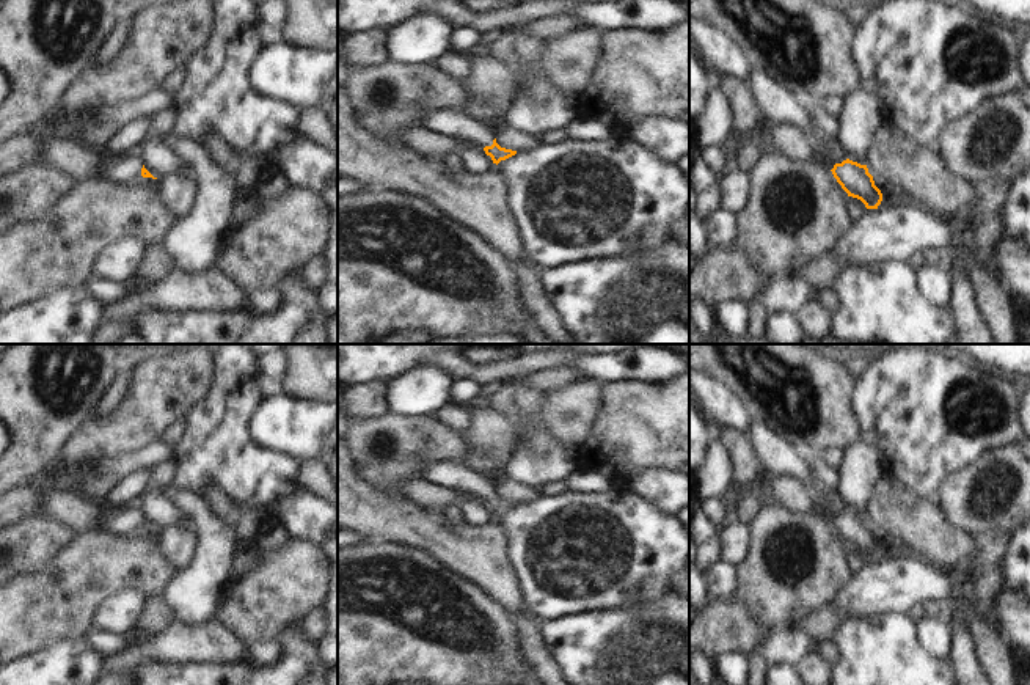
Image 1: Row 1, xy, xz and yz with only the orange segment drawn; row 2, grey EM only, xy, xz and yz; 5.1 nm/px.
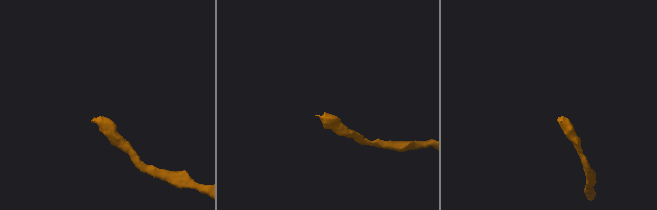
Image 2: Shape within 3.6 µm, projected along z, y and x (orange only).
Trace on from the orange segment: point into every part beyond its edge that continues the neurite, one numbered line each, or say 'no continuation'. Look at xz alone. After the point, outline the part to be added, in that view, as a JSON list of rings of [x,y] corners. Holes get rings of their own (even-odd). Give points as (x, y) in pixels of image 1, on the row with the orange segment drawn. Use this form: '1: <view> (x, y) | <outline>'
1: xz (454, 123) | [[[429,108],[422,110],[421,126],[429,134],[444,134],[462,143],[491,146],[496,129],[482,121],[466,116],[460,108]]]

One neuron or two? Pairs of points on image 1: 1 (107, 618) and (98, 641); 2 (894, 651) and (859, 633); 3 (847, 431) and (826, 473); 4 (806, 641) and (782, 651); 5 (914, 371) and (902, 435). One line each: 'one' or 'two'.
1: two
2: one
3: two
4: one
5: one

